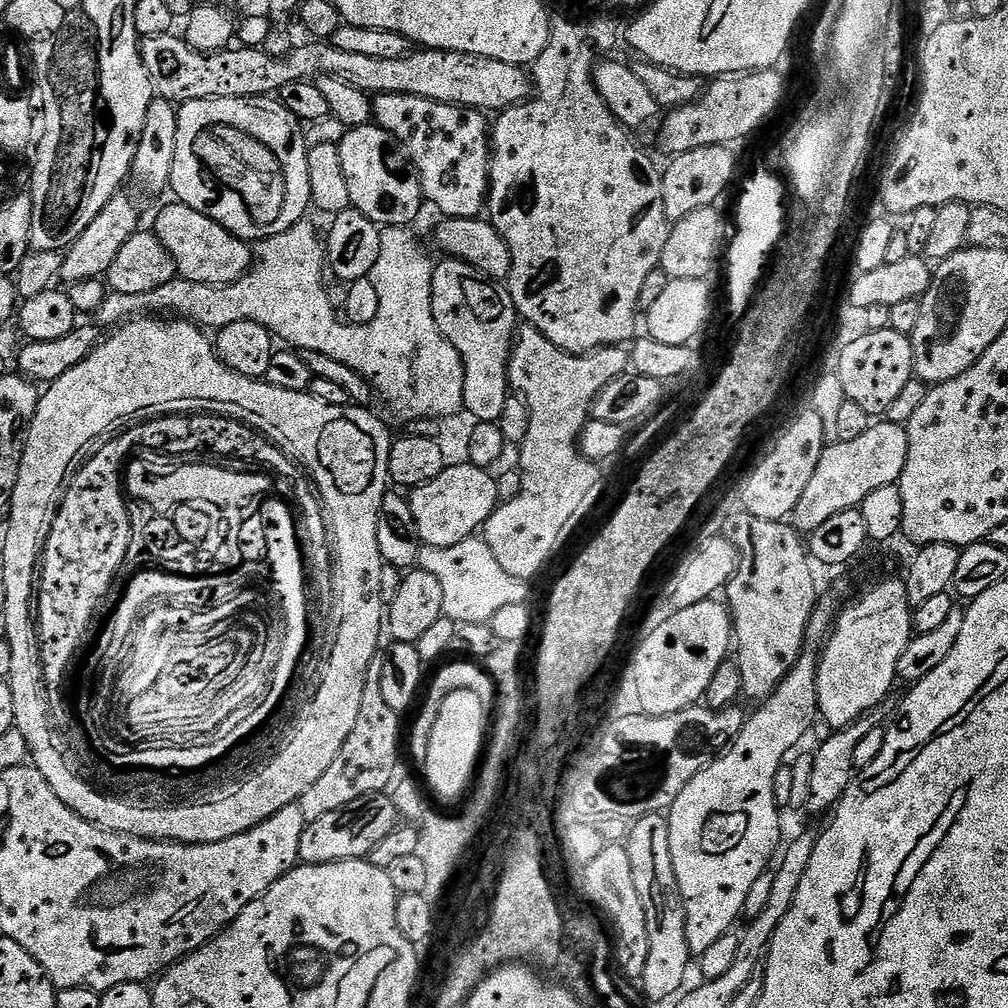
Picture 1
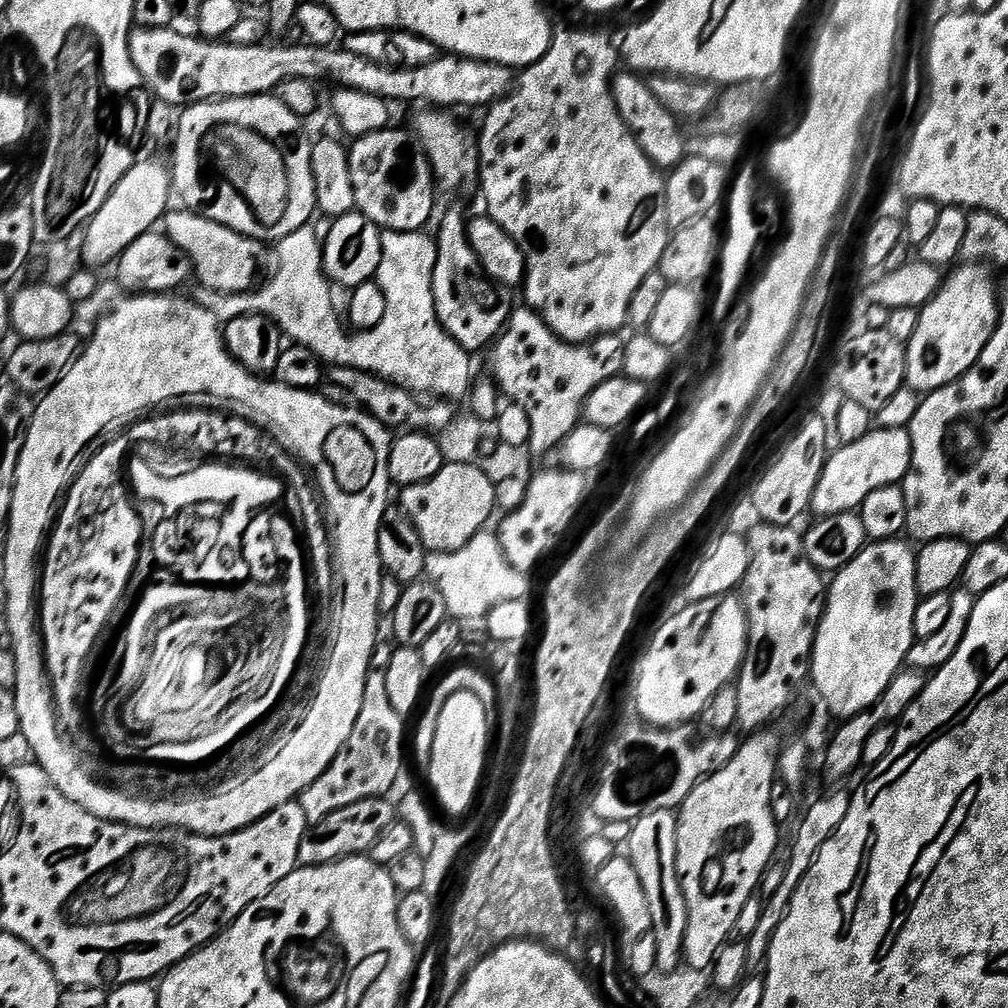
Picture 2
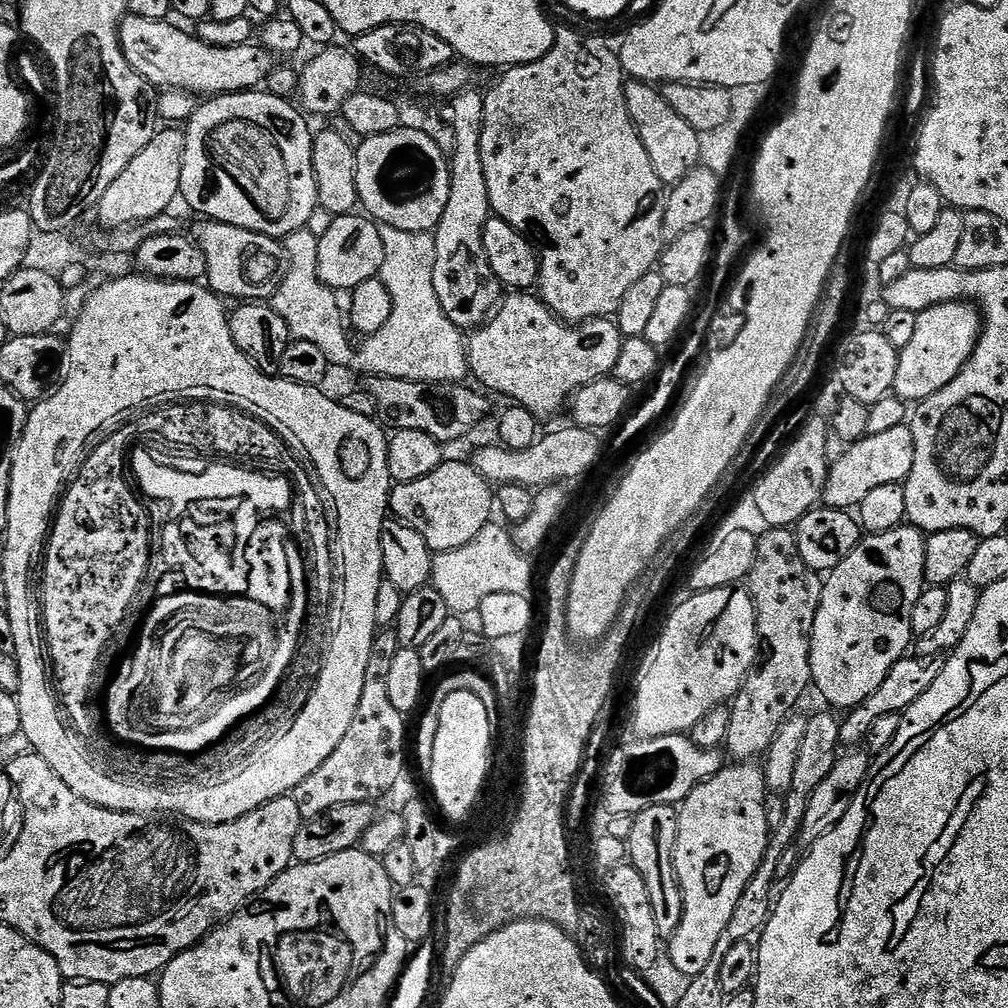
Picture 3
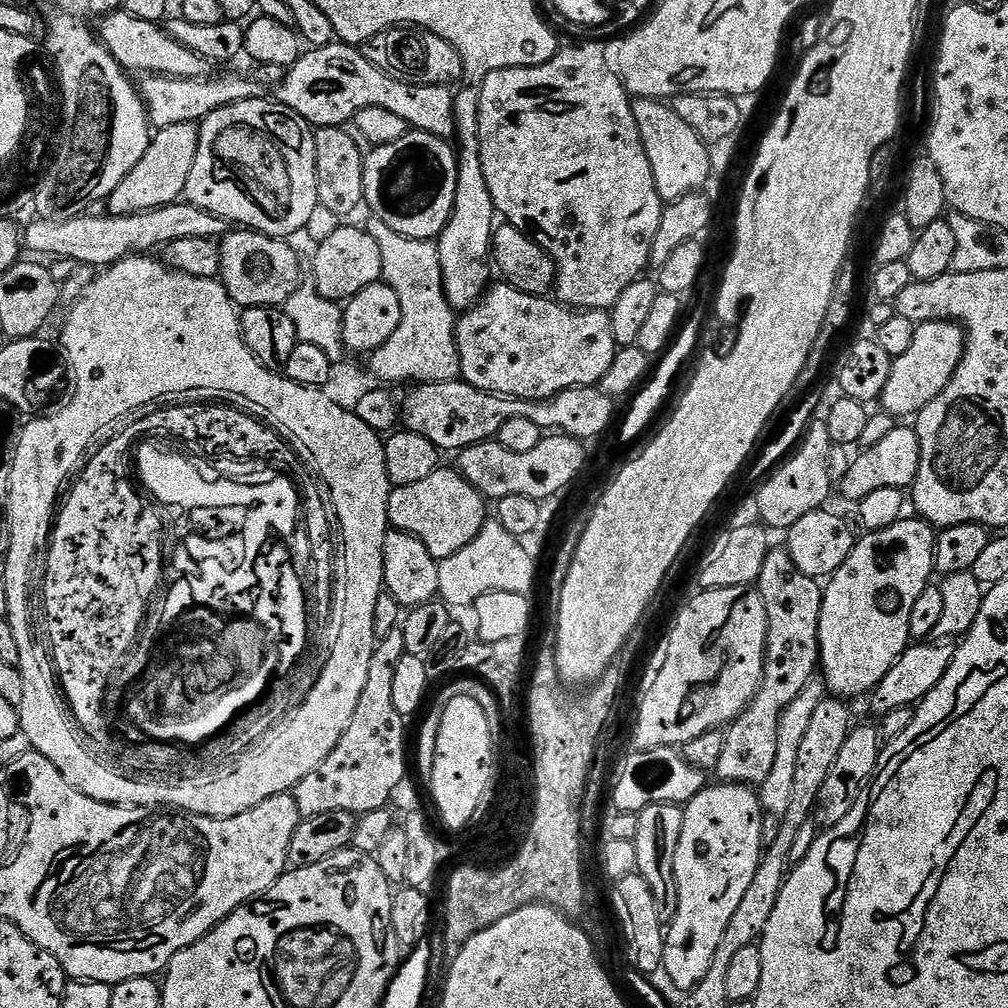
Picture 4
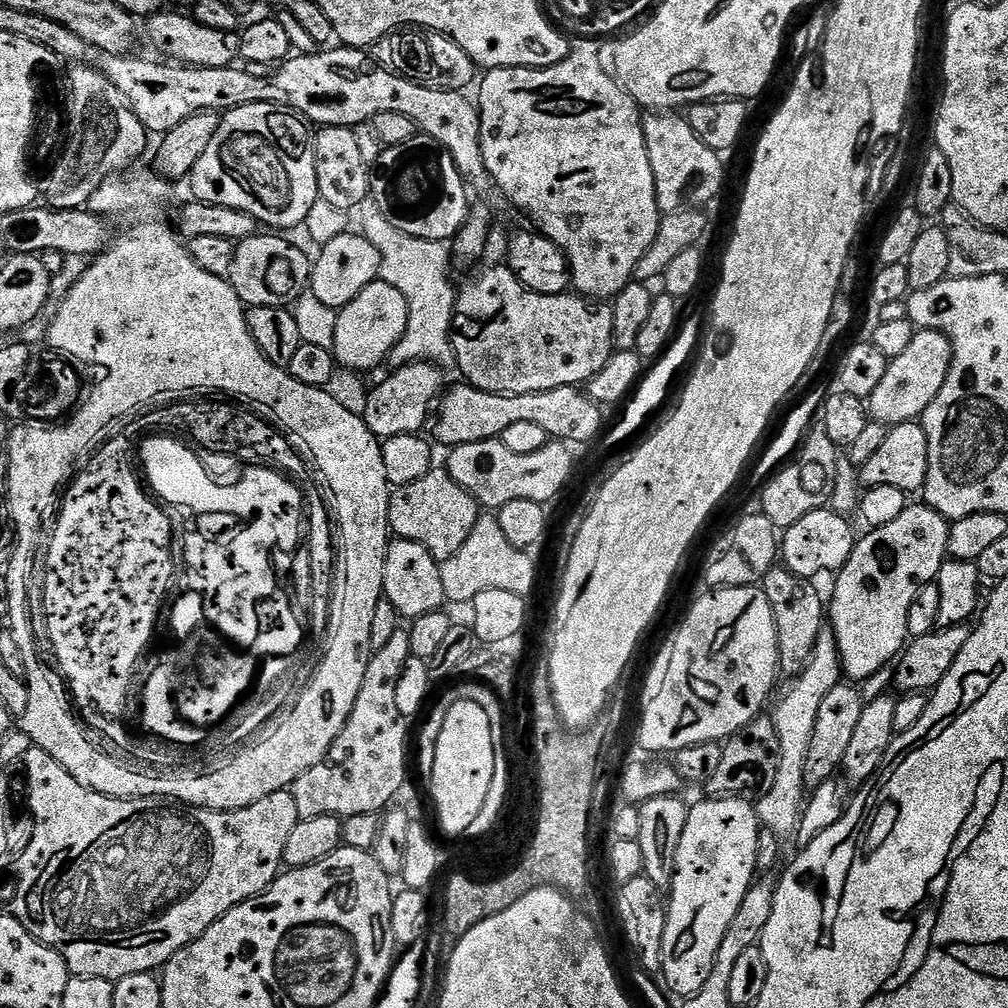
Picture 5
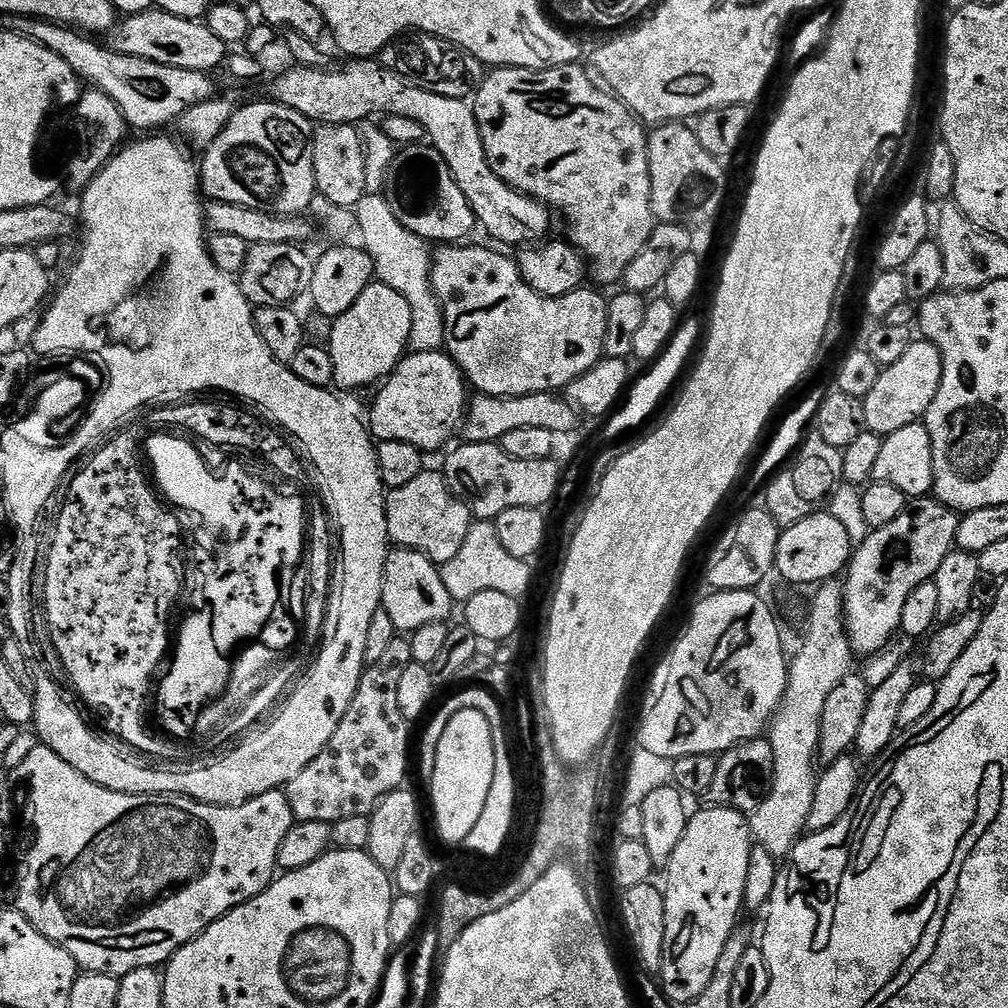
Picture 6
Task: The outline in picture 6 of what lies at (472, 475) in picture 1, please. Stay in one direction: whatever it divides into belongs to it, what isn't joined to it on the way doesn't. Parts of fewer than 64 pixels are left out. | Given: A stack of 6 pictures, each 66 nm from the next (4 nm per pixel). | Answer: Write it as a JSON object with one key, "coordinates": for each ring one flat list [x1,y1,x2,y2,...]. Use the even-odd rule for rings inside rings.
{"coordinates":[[426,470,406,486,391,489,386,496,386,526,388,539,397,548,409,548,426,554,439,566,450,562,458,554,466,534,470,534,474,517,467,504,463,504,448,489,439,471]]}

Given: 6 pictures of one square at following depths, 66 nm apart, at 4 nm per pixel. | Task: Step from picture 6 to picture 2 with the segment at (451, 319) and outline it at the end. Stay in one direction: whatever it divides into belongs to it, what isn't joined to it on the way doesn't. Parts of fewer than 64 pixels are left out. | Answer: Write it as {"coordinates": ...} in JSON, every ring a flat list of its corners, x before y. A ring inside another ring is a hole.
{"coordinates":[[520,306,513,311,504,325,503,332,496,337,491,345,492,373,491,379,497,389,511,403,522,406,526,414,530,414,530,442,528,448,536,452,548,452,555,449,565,438,567,438,581,423,584,414,584,403,586,398,602,382,621,375,624,371,624,345,623,339,616,334,598,336,587,344,569,344,561,336,556,336,546,326,544,319,527,306]]}

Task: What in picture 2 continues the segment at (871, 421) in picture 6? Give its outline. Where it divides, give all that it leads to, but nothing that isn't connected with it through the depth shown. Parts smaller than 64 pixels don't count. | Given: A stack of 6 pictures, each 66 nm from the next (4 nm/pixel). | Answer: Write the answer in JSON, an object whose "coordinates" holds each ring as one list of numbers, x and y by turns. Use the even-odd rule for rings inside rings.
{"coordinates":[[967,262,953,267,943,277,940,289,920,309,918,330,906,345,907,387,921,394,936,392,961,380,978,362,1000,320,998,291,988,272,987,267]]}

